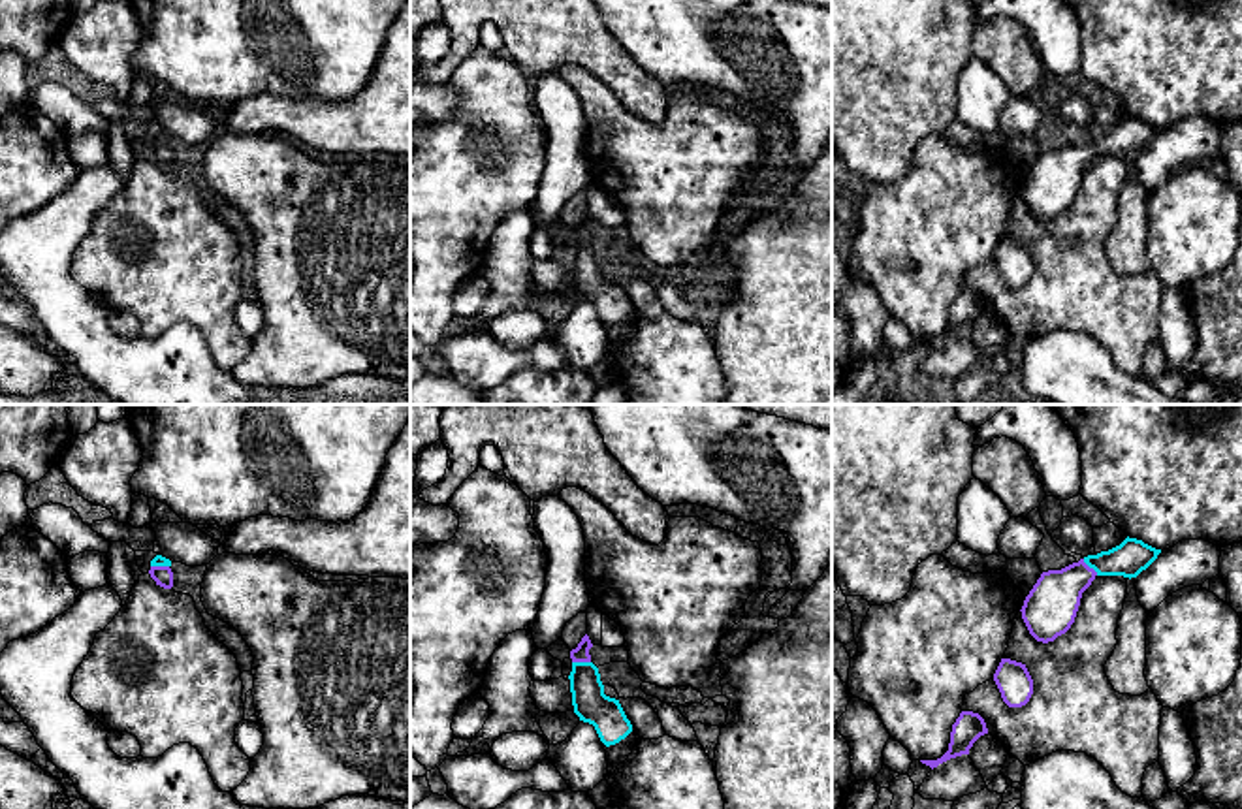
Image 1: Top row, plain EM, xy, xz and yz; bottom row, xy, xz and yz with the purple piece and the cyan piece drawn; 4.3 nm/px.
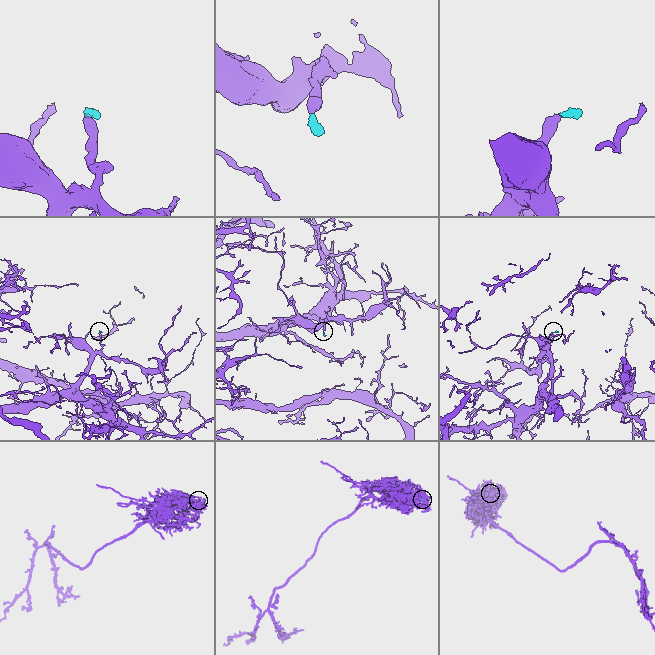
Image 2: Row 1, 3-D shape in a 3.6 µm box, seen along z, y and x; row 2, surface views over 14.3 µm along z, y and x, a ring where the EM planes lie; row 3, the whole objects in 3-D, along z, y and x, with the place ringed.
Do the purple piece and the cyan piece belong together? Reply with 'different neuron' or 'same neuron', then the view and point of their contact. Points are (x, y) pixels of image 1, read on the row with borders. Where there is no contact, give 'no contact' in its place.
same neuron | xz (582, 661)

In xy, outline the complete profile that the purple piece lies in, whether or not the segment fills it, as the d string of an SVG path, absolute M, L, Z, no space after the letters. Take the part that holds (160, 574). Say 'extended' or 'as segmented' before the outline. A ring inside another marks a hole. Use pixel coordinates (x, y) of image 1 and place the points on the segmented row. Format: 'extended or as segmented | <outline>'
extended | M156 555L152 561L151 561L151 578L156 581L156 585L164 587L164 589L171 589L173 587L173 572L171 572L171 561L162 557L162 555Z

